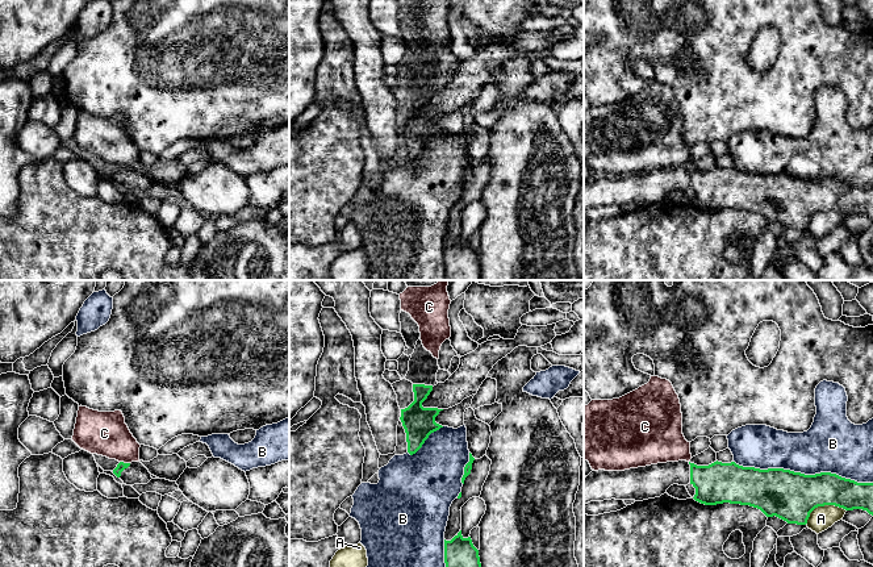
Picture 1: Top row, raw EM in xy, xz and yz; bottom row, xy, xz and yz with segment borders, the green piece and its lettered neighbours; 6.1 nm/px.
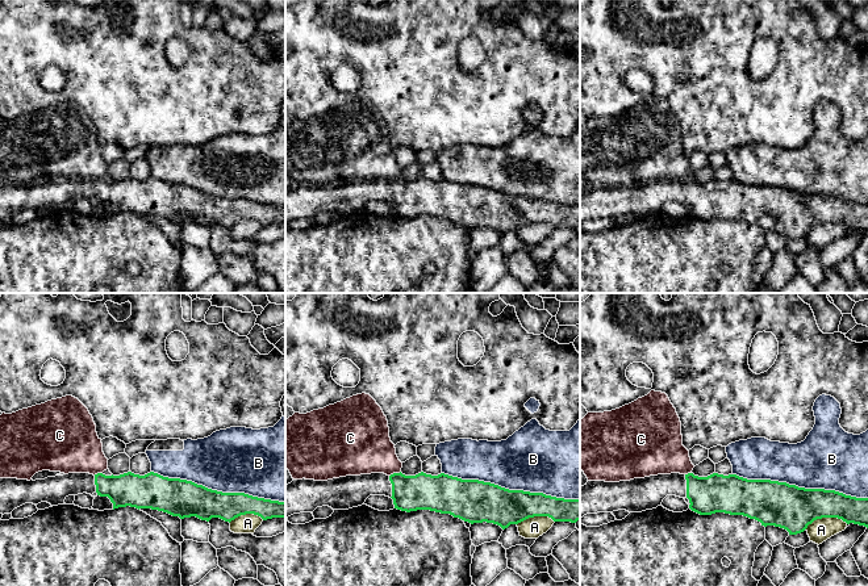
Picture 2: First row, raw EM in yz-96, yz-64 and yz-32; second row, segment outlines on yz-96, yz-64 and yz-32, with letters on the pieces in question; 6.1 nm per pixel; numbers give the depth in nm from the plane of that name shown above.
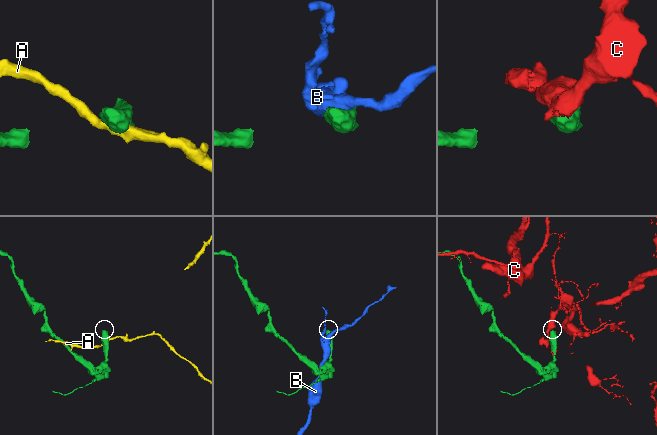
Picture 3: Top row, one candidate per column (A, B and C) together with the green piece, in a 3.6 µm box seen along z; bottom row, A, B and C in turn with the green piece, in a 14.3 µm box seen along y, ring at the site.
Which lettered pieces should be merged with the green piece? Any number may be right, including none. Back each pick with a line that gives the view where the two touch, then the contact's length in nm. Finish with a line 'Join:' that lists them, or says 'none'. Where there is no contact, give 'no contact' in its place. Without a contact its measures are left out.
Join: none

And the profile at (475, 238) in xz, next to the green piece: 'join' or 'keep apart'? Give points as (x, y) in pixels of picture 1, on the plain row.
keep apart

